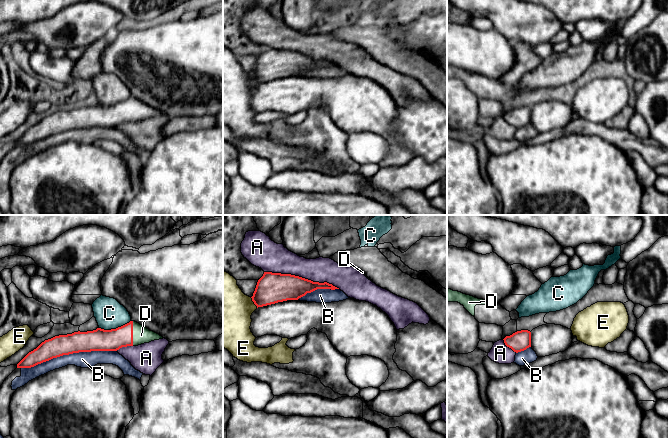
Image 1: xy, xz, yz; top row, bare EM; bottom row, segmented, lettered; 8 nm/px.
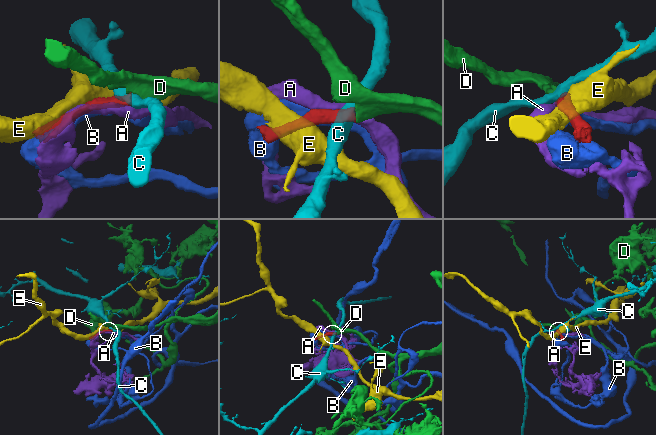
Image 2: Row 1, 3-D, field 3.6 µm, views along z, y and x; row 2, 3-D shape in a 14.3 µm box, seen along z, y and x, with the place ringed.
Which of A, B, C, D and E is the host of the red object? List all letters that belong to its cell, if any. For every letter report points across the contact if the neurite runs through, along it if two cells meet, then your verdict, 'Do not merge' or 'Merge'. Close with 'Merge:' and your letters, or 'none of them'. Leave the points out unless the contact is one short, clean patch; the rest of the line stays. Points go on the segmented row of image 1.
A: Do not merge
B: Do not merge
C: Boundary: xy (130, 320), (115, 328), (99, 328). Do not merge
D: Path across: xy (102, 340), (113, 340), (132, 333), (141, 335). Merge
E: Boundary: xz (250, 297), (257, 307). Do not merge
Merge: D

